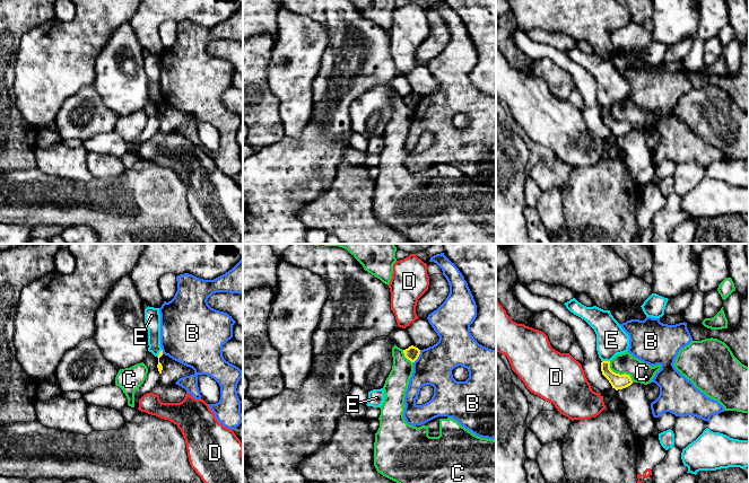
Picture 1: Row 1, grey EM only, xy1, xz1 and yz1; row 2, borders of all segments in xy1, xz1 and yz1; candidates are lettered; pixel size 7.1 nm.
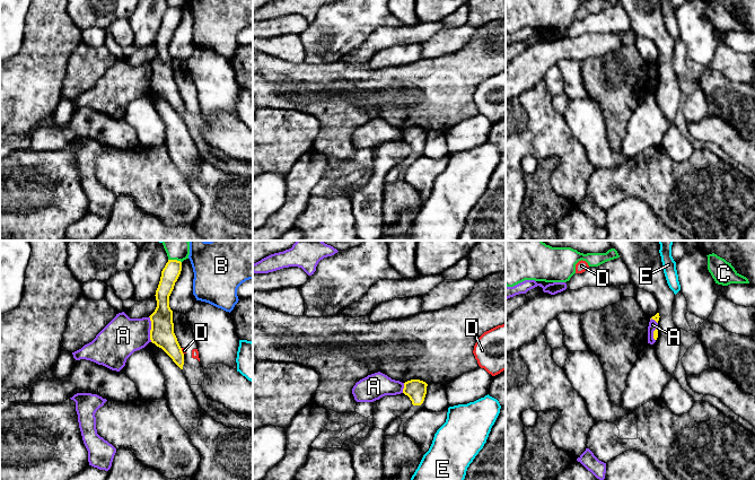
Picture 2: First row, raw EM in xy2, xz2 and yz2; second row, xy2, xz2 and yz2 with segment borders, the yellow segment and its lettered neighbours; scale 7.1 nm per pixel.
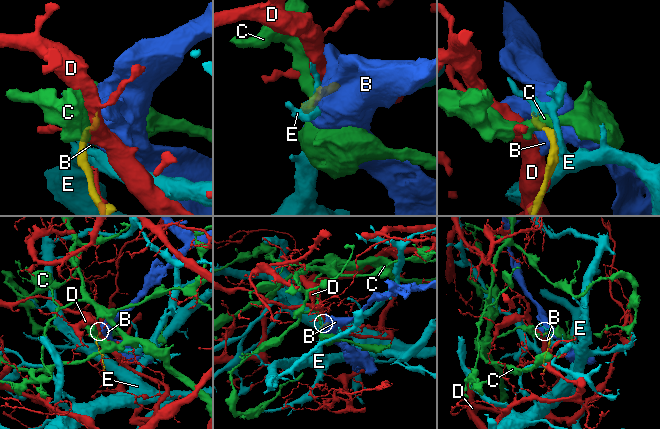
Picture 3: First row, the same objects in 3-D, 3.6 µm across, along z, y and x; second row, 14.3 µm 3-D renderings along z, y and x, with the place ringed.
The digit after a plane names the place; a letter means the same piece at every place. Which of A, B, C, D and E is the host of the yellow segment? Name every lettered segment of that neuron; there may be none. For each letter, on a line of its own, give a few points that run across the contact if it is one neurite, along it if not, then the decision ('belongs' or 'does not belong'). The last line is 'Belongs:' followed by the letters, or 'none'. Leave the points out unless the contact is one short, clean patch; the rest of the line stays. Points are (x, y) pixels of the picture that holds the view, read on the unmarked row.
A: xy2 (149, 63), (151, 88) | does not belong
B: xz1 (420, 97), (414, 110) | does not belong
C: yz1 (609, 108), (609, 114), (613, 119), (627, 121), (633, 129) | does not belong
D: does not belong
E: belongs
Belongs: E

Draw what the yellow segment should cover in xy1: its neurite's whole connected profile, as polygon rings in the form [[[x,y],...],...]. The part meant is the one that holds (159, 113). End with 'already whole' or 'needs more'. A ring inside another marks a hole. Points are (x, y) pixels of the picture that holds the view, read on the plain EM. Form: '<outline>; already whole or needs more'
[[[147,54],[145,56],[145,71],[148,77],[148,98],[158,105],[158,118],[162,121],[163,113],[159,105],[163,103],[160,94],[160,61],[159,55]]]; needs more

